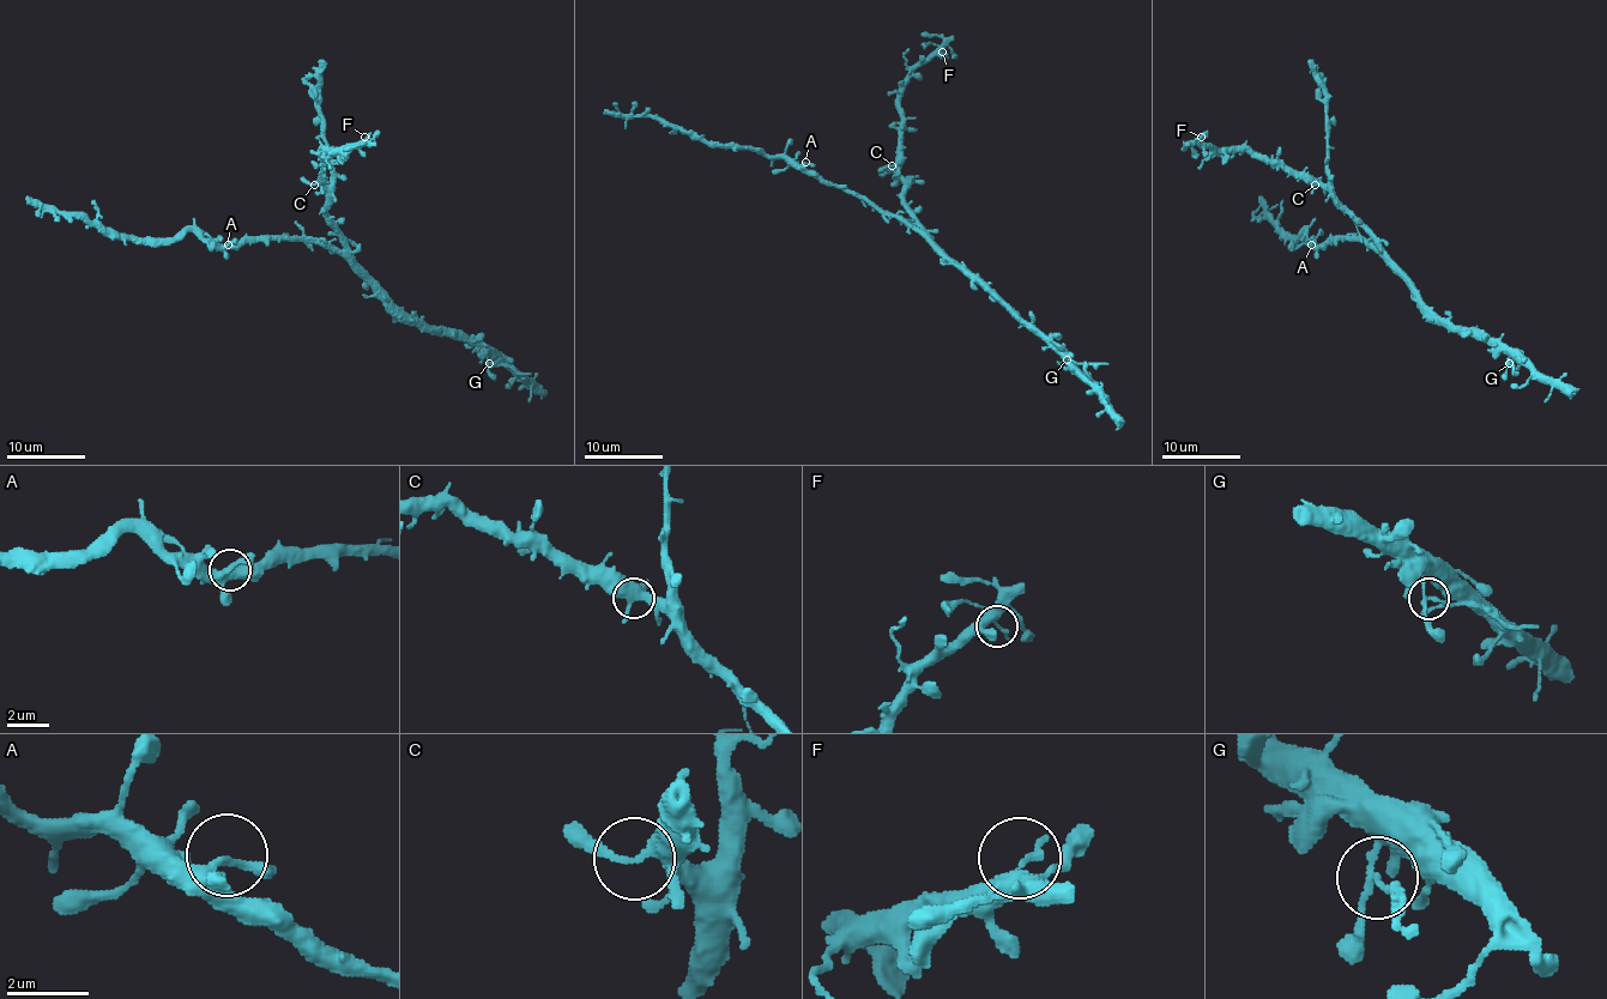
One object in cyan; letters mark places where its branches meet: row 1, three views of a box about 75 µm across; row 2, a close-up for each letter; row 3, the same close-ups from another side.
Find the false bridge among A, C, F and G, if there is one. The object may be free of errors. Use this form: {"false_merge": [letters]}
{"false_merge": ["G"]}

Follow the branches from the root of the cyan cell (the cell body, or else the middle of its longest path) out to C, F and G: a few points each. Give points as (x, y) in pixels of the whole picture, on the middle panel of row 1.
C: (899, 215), (920, 229), (905, 201), (905, 182), (892, 165)
F: (899, 215), (920, 229), (905, 201), (905, 182), (899, 174), (901, 82), (942, 52)
G: (899, 215), (990, 288), (1067, 361)

